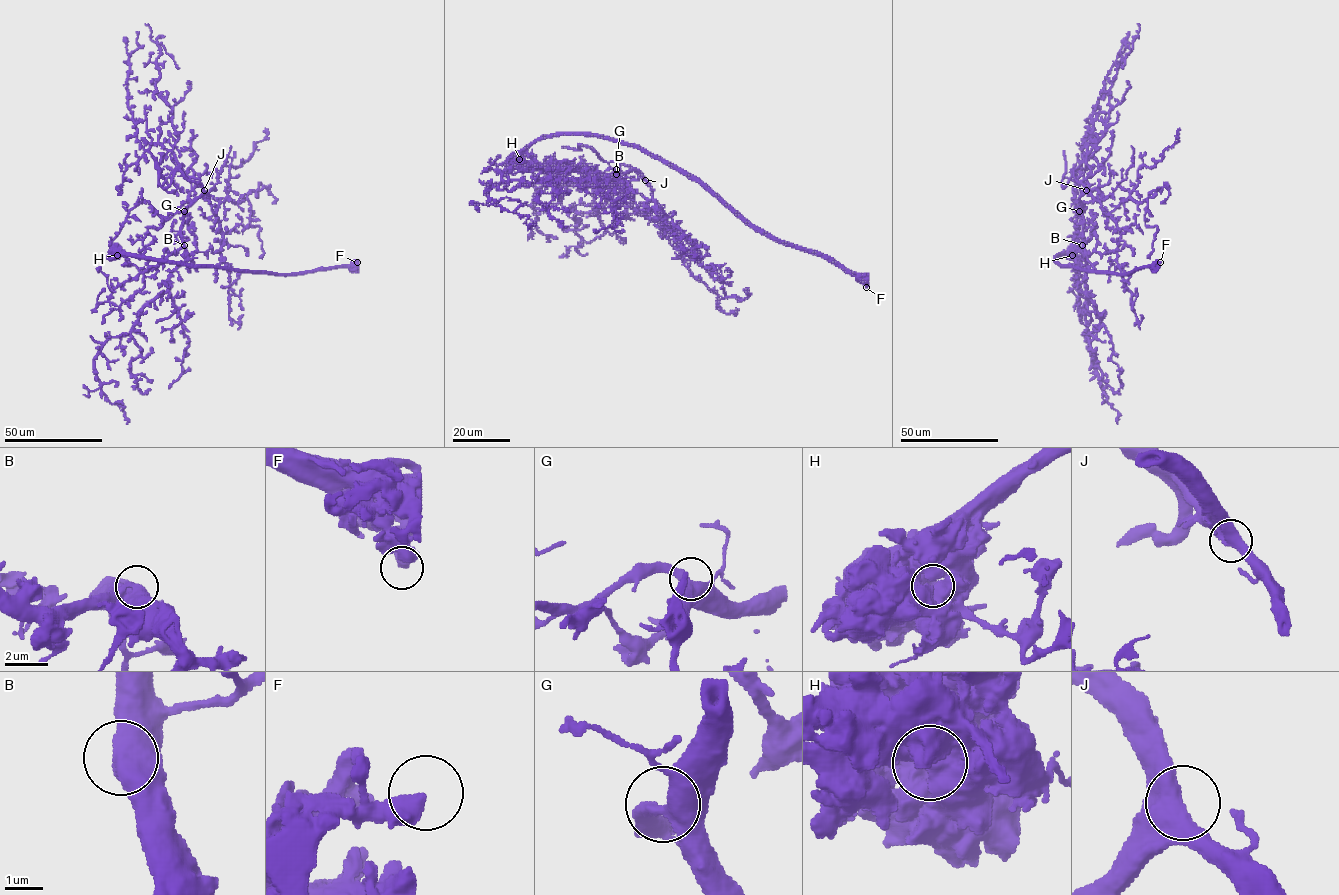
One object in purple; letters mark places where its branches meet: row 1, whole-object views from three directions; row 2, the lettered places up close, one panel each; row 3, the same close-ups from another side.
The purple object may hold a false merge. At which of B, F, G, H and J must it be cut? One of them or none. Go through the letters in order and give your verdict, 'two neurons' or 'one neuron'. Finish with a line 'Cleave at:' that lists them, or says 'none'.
B: one neuron
F: one neuron
G: one neuron
H: two neurons
J: one neuron
Cleave at: H

